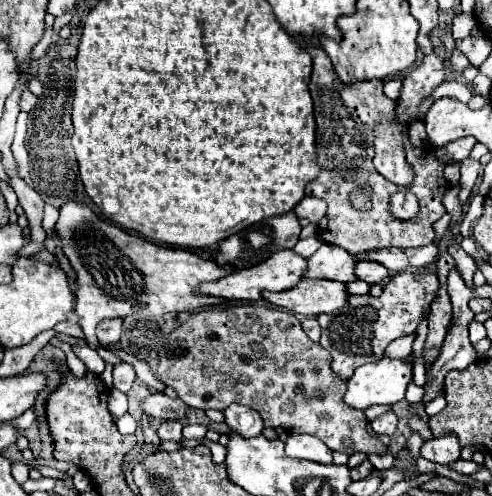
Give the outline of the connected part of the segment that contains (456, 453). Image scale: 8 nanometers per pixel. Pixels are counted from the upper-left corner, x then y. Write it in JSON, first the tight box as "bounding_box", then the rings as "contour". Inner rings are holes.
{"bounding_box":[420,435,462,465],"contour":[[[444,435],[444,437],[424,443],[420,449],[420,455],[432,463],[450,465],[460,459],[460,451],[462,451],[462,447],[460,447],[456,435]]]}

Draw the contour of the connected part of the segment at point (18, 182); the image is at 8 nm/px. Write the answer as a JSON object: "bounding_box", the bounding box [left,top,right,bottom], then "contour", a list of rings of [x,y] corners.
{"bounding_box":[10,175,46,241],"contour":[[[18,175],[10,177],[10,183],[12,183],[12,189],[16,191],[18,195],[18,203],[20,207],[24,209],[26,217],[28,217],[28,227],[30,227],[30,241],[44,241],[46,239],[46,233],[42,229],[42,207],[44,207],[44,201],[42,197],[30,189]]]}

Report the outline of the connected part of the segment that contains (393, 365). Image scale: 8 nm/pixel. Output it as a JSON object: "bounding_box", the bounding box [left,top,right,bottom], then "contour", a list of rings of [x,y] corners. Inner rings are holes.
{"bounding_box":[344,359,412,411],"contour":[[[380,359],[378,363],[370,363],[364,367],[358,367],[352,375],[352,379],[348,379],[348,389],[344,393],[344,403],[352,409],[360,409],[366,411],[372,405],[394,405],[398,401],[404,399],[406,387],[410,383],[410,373],[412,373],[412,365],[404,363],[400,359]]]}

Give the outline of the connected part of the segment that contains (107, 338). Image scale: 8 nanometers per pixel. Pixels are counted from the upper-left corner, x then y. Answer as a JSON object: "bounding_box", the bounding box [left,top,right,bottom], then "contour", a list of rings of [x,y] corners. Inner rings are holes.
{"bounding_box":[96,317,122,345],"contour":[[[114,317],[114,319],[104,319],[98,327],[96,327],[96,337],[100,341],[100,345],[112,345],[120,341],[120,333],[122,333],[122,319]]]}

